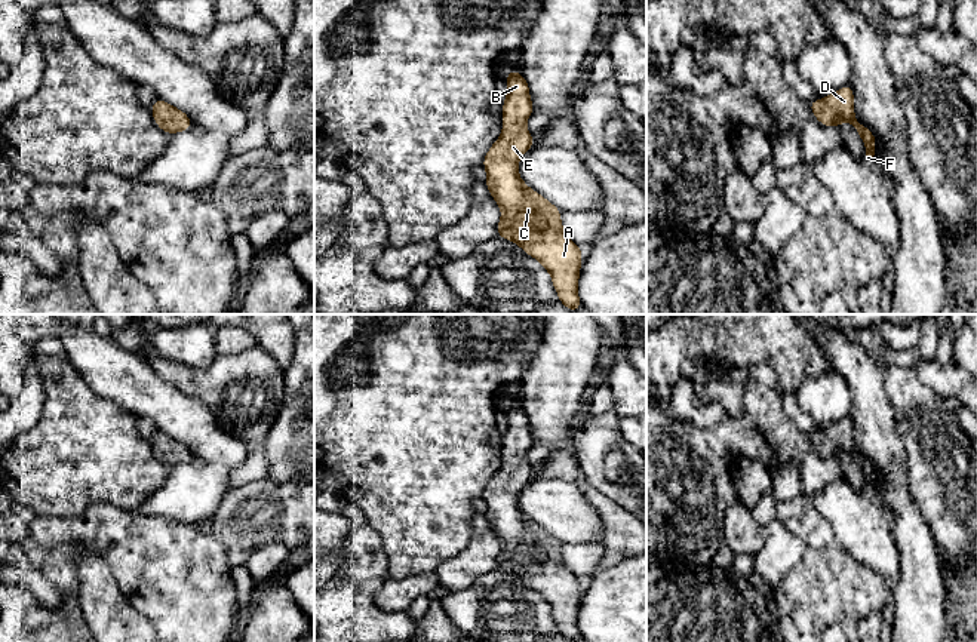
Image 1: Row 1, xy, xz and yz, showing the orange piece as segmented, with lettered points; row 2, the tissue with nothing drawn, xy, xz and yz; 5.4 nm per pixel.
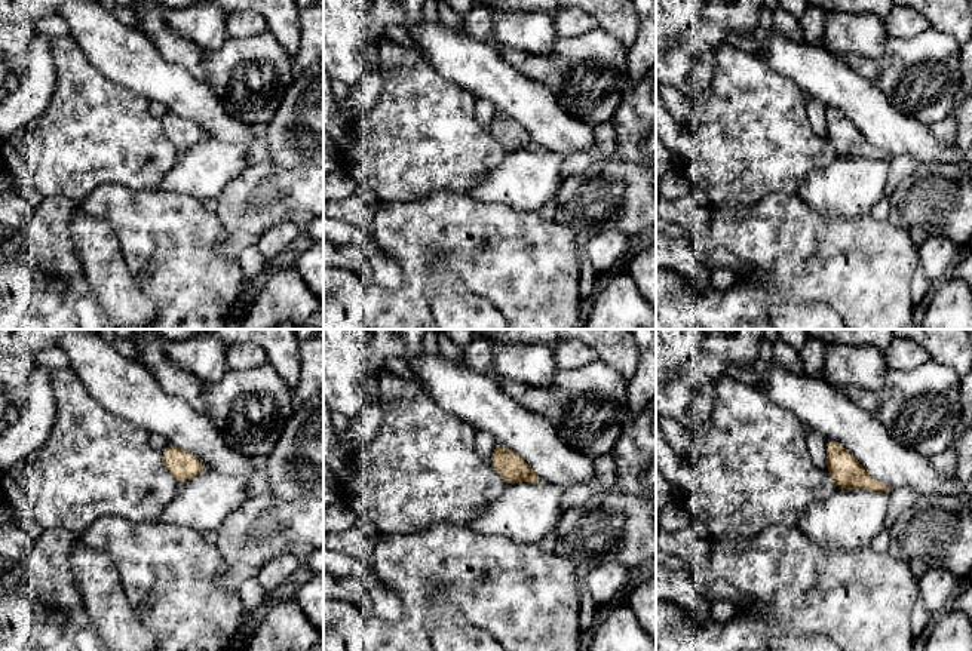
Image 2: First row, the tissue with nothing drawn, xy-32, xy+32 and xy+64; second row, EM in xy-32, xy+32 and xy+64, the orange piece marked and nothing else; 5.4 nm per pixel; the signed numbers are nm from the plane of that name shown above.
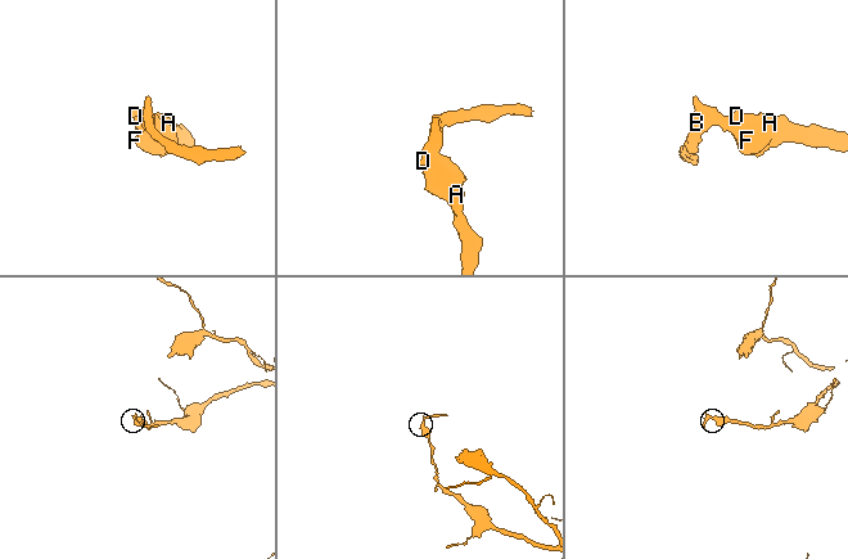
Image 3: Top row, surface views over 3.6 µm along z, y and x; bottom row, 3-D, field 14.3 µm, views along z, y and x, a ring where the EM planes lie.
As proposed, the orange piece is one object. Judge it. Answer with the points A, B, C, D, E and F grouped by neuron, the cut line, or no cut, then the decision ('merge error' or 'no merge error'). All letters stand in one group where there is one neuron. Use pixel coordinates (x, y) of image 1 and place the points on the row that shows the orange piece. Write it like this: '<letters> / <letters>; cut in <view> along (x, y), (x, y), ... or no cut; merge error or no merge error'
A B C D E F; no cut; no merge error

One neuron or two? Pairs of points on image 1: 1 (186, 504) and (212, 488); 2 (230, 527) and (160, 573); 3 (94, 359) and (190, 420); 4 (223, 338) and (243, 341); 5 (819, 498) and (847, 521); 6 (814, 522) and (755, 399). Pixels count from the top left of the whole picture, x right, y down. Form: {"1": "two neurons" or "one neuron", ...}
{"1": "one neuron", "2": "two neurons", "3": "one neuron", "4": "one neuron", "5": "one neuron", "6": "two neurons"}

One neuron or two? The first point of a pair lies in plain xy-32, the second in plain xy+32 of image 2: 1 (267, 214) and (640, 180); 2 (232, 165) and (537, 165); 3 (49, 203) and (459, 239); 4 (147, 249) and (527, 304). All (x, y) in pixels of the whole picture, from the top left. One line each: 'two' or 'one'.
1: one
2: one
3: one
4: one

